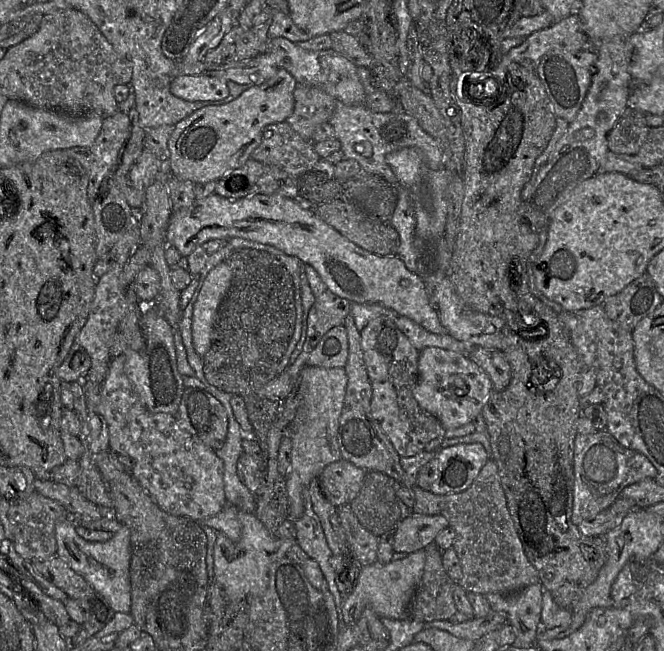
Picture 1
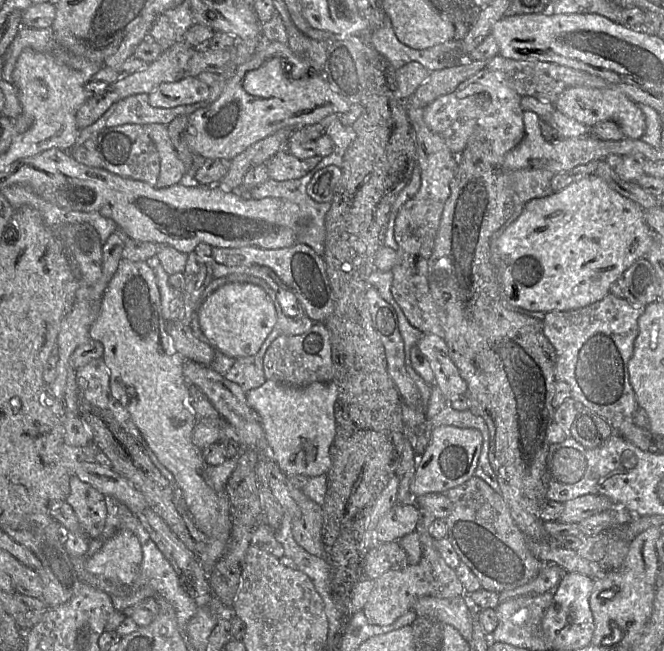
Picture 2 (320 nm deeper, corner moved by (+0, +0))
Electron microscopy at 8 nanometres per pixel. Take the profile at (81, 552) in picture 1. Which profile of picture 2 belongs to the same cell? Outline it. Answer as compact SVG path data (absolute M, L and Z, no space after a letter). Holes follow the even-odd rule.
M128 529L118 530L85 564L88 573L131 586L143 559L140 539Z

